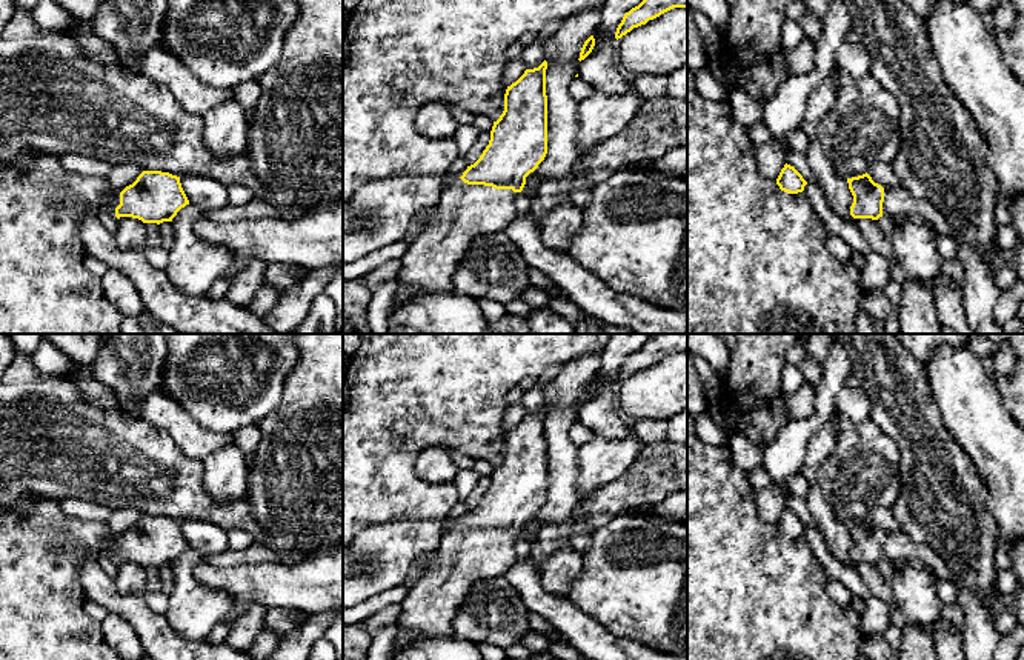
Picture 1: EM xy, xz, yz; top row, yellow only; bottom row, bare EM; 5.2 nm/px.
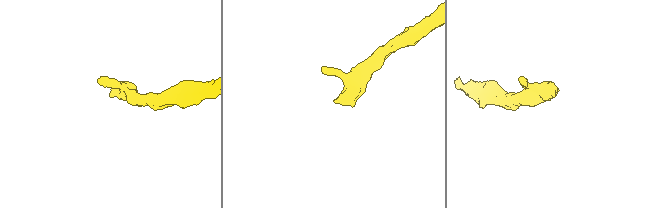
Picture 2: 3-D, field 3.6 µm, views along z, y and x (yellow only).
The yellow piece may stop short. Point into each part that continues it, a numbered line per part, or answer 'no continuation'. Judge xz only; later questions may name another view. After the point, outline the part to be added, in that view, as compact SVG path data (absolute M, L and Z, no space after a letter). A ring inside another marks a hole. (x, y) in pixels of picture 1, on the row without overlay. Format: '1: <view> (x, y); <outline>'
1: xz (465, 557); M460 522L446 529L429 571L404 597L394 648L418 637L454 635L454 618L472 586L506 575L517 562L512 534L467 529Z

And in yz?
1: yz (897, 545); M903 531L884 532L883 562L895 560L918 560L930 572L941 578L950 578L952 571L949 563L939 557L929 545L913 542Z

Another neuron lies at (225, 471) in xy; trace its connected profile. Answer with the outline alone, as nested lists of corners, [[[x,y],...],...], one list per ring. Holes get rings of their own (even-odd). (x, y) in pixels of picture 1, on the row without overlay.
[[[235,440],[201,462],[203,486],[214,502],[231,503],[246,495],[248,462]]]

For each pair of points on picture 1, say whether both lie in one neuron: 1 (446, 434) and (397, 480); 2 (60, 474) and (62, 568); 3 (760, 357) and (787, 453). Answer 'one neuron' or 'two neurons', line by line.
1: one neuron
2: two neurons
3: two neurons

